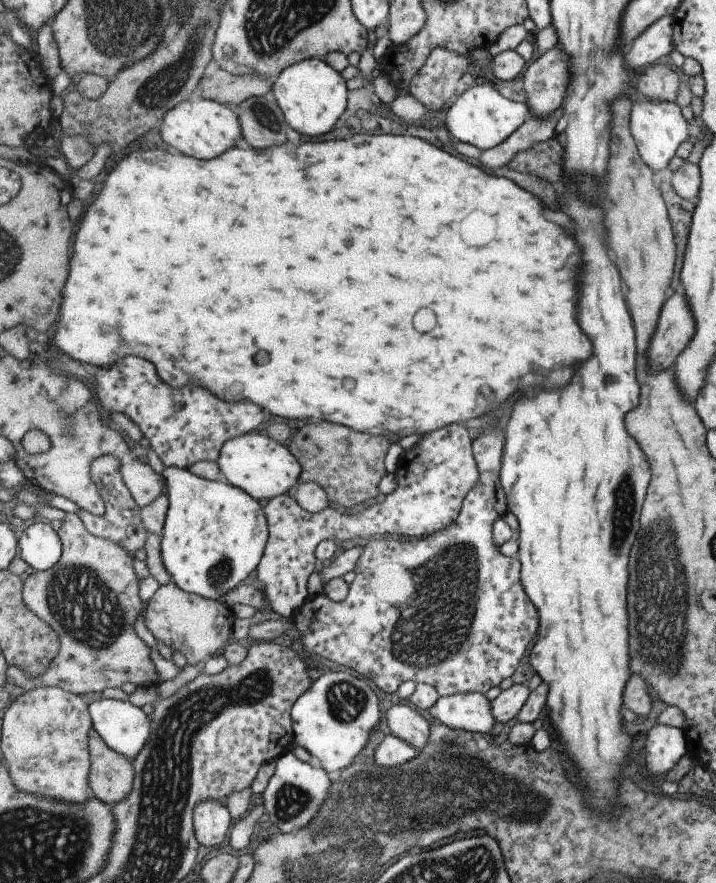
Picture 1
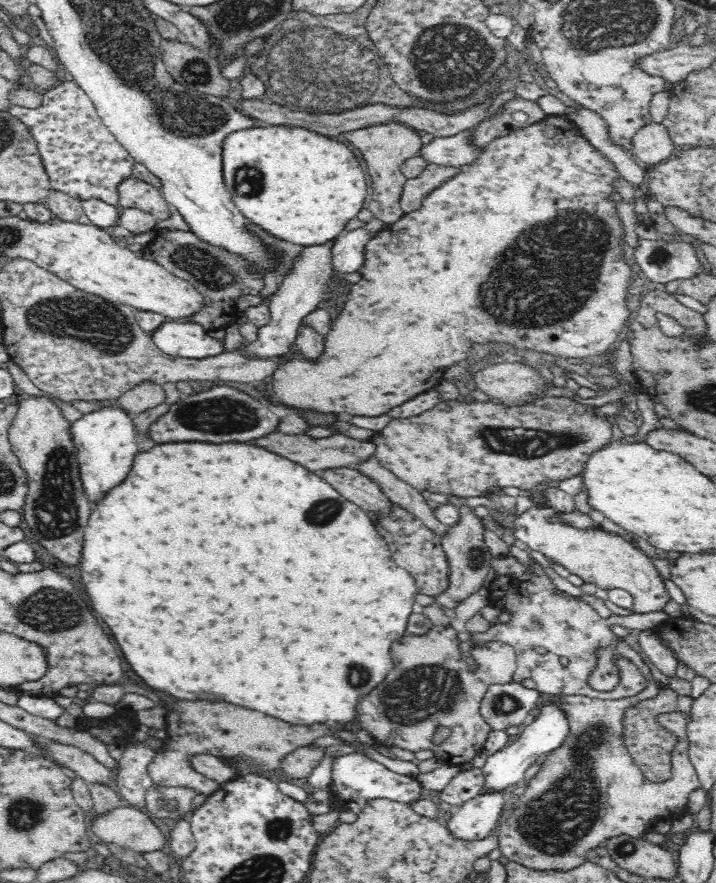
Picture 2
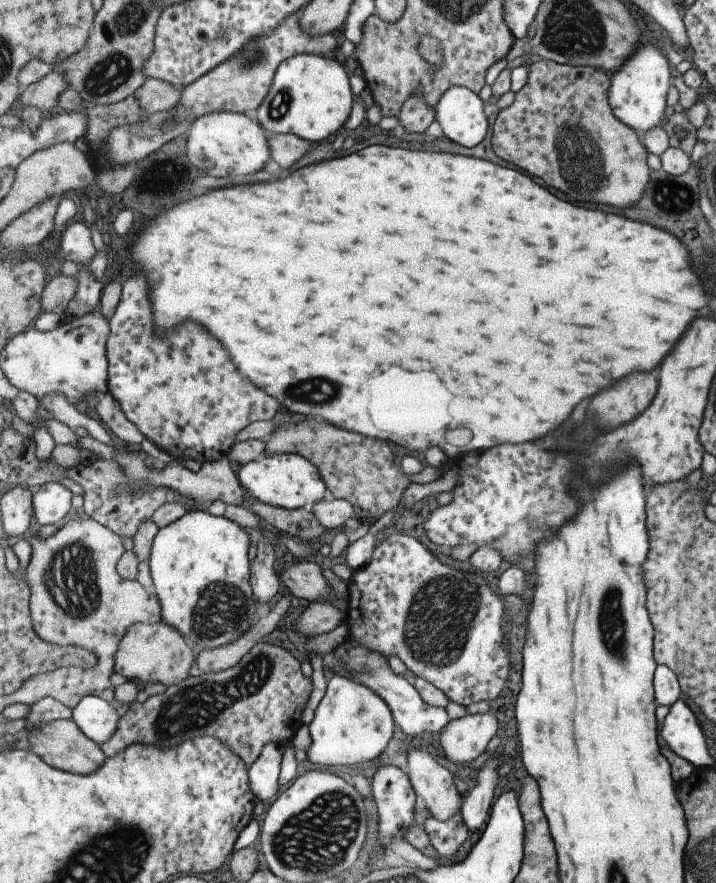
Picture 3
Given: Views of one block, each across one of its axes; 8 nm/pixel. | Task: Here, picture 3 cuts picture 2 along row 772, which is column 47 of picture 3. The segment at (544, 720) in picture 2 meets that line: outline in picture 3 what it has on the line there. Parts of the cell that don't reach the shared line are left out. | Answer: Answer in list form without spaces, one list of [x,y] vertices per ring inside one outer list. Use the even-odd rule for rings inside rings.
[[[57,480],[41,482],[41,490],[35,494],[37,522],[41,526],[63,522],[63,518],[69,516],[71,500],[73,500],[73,492],[65,484]]]

